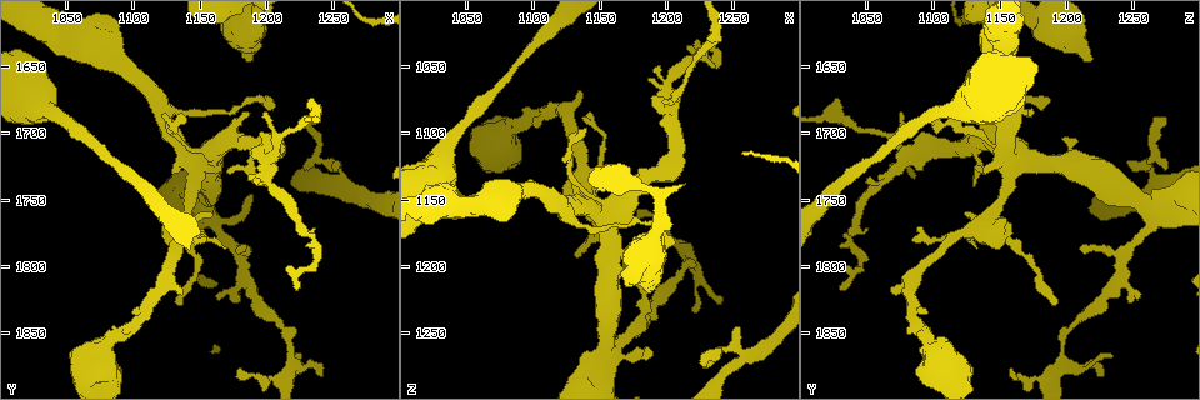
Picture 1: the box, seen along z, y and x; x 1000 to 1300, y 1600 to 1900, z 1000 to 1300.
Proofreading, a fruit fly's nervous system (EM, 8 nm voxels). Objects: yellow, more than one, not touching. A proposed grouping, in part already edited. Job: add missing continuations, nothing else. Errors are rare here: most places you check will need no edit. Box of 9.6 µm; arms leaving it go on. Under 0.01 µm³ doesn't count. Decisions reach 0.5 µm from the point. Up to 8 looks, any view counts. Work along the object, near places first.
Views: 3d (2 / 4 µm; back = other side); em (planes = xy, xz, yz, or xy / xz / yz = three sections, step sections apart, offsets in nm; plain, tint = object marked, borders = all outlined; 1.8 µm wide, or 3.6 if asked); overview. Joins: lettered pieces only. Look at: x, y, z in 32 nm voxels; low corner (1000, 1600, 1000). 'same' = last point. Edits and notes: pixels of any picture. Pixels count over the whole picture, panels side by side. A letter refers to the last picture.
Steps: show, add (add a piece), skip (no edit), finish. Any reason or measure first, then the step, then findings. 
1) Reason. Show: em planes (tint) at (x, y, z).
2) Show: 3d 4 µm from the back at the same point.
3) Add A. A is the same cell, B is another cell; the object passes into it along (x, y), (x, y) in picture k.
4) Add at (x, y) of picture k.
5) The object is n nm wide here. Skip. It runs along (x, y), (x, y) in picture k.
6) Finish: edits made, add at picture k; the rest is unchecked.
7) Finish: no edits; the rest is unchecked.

Thick end. Show: 3d 4 µm at (1186, 1646, 1216).

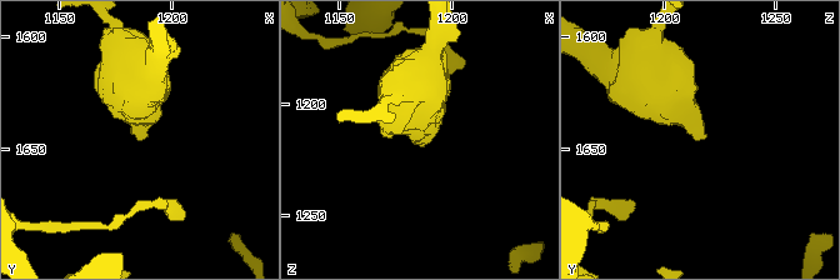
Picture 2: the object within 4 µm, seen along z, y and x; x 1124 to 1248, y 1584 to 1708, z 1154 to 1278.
Need the tissue. Show: em planes (borders) at (1187, 1646, 1218).

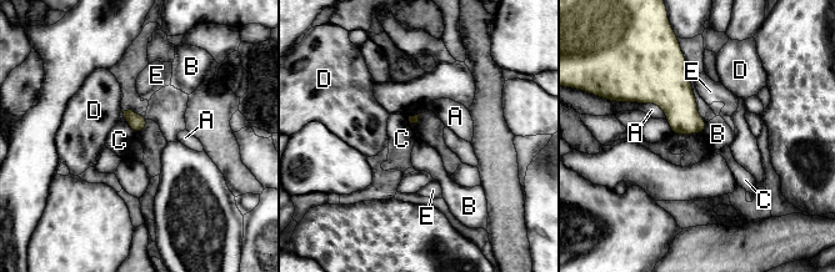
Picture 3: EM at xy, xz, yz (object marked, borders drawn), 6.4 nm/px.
The longest contact is with A, 220 nm. Skip. A, B, C, D and E are other cells; no lettered piece goes on from it.

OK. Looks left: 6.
Branch stops here. Show: em xy step 4 (borders) at (1228, 1688, 1274).

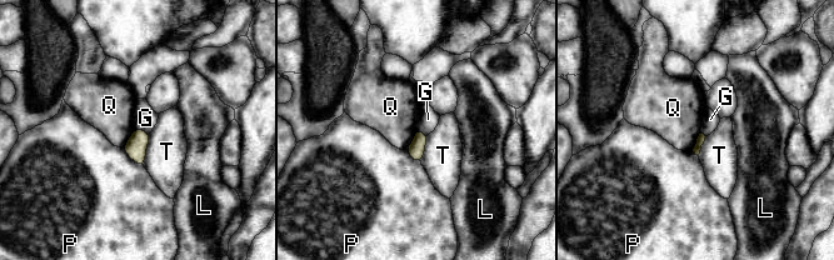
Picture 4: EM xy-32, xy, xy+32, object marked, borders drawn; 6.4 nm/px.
Skip. G, L, P, Q and T are other cells; no lettered piece goes on from it.

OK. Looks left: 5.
Small branch off a trunk. Show: em yz step 4 (tint) at (1148, 1728, 1160).

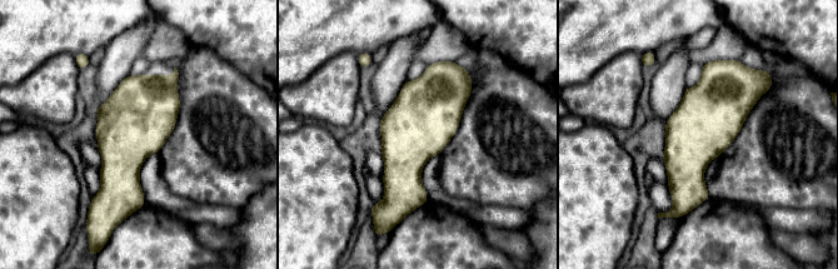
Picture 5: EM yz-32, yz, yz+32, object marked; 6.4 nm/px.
Show: em planes (tint) at the same point.

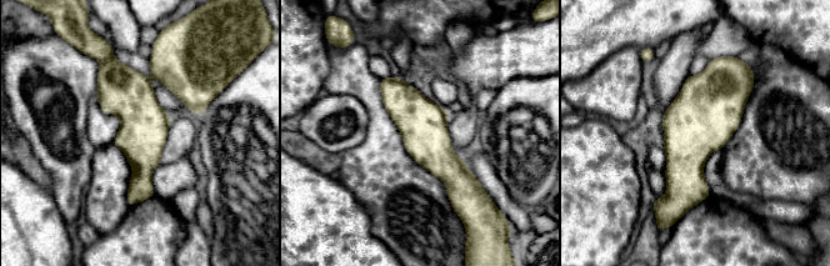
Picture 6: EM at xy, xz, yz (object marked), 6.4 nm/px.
See the neighbours. Show: em planes (borders) at the same point.

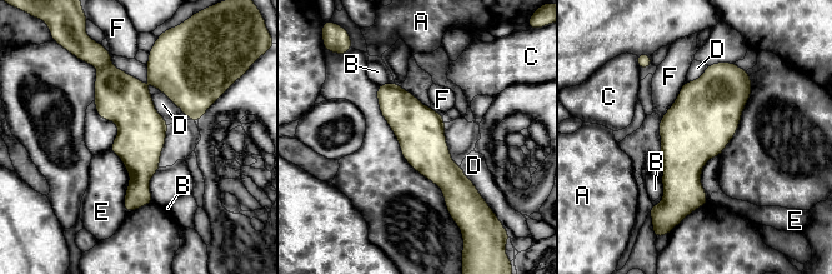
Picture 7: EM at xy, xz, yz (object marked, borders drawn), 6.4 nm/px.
The object is 300 nm wide here. Skip. A, B, C, D, E and F are other cells; a border runs along (109, 150), (129, 174), (128, 213) in picture 7; none of them fits.

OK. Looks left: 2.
Finish: no edits; the rest is unchecked.

